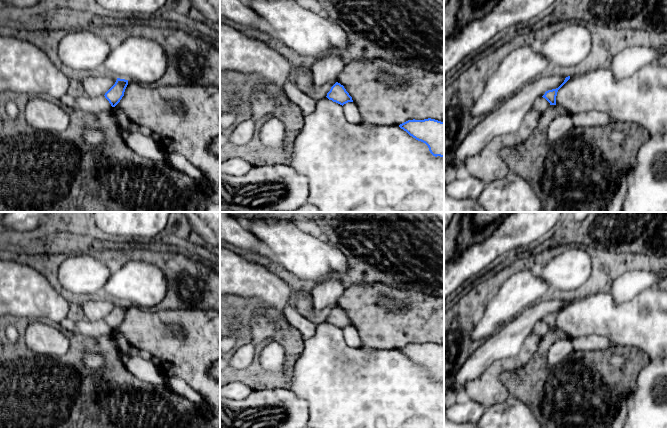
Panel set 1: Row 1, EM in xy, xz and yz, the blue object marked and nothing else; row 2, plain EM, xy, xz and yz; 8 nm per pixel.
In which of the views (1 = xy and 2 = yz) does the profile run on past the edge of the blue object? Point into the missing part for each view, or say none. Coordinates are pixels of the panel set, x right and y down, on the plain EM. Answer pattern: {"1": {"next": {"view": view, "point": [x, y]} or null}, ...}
{"1": {"next": {"view": "xy", "point": [95, 329]}}, "2": {"next": {"view": "yz", "point": [541, 328]}}}

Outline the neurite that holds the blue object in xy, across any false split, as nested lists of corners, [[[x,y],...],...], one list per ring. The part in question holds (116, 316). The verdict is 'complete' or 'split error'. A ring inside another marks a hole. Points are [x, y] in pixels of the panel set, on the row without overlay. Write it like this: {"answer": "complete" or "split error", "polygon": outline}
{"answer": "split error", "polygon": [[[117,302],[115,308],[104,320],[90,321],[82,316],[78,316],[74,332],[93,338],[111,334],[124,320],[127,309],[128,304]]]}

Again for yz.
{"answer": "split error", "polygon": [[[570,300],[566,301],[564,306],[558,312],[546,315],[542,321],[535,325],[534,332],[542,338],[550,329],[556,329],[557,316],[569,303]]]}

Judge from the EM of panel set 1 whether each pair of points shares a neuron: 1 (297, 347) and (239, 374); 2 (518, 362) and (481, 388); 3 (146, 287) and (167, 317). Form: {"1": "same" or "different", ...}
{"1": "same", "2": "same", "3": "different"}

